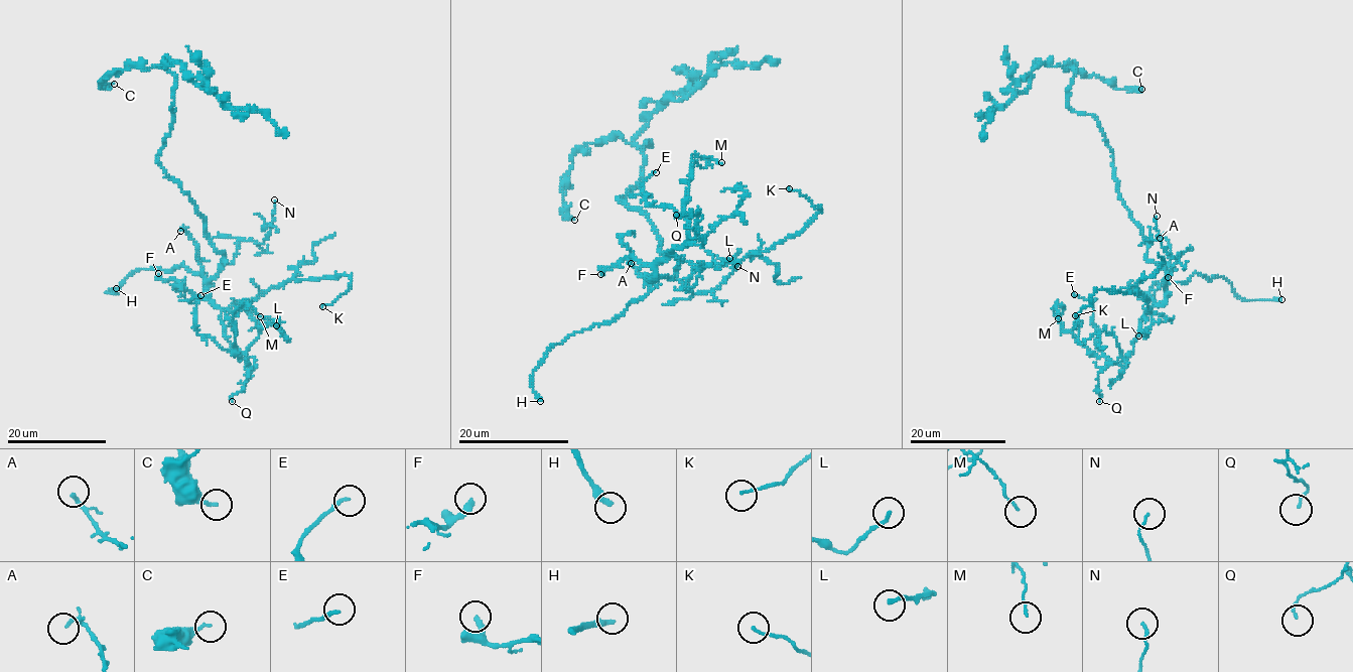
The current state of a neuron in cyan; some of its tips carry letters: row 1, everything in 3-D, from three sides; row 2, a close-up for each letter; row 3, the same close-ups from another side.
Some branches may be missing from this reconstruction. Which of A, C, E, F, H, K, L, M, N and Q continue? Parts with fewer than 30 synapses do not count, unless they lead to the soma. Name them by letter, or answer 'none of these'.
H

